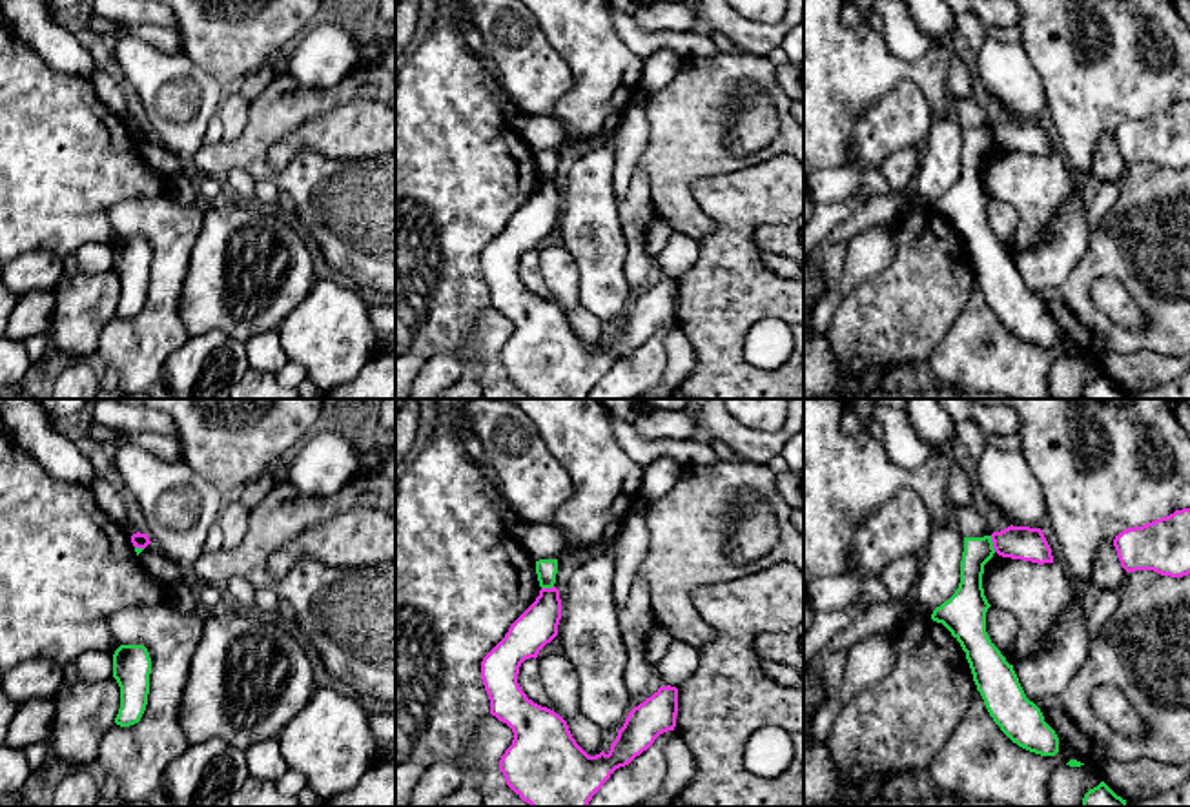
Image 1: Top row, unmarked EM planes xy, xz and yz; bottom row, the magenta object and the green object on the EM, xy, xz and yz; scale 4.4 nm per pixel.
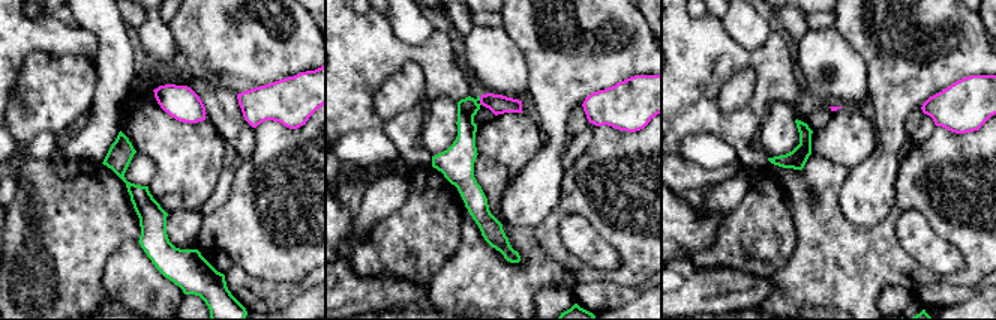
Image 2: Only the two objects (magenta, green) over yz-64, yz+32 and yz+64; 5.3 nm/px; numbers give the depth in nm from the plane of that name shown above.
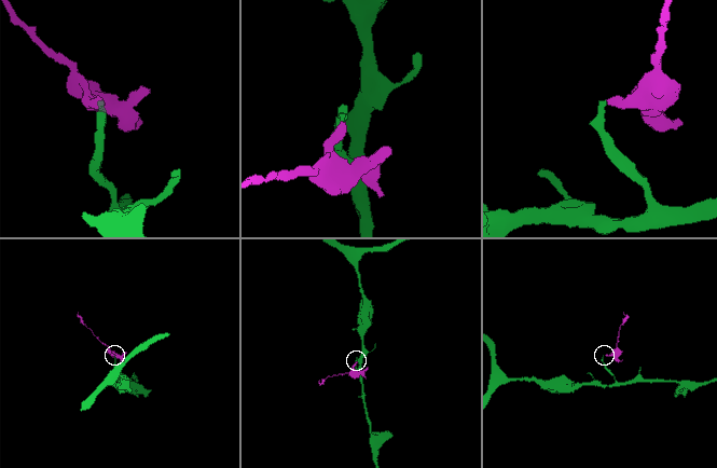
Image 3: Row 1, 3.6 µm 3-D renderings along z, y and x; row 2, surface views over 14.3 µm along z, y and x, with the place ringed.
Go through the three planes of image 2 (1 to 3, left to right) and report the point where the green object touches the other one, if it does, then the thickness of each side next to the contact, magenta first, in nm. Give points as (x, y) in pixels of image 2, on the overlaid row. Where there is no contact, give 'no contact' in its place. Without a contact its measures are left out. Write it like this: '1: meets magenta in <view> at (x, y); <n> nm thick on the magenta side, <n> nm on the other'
1: no contact
2: meets magenta in yz+32 at (480, 98); 110 nm thick on the magenta side, 110 nm on the other
3: no contact

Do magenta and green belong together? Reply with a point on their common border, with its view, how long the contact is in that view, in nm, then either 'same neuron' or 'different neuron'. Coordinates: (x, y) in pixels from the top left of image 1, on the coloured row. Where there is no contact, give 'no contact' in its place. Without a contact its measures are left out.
meets magenta in yz at (994, 543); contact 80 nm long; different neuron

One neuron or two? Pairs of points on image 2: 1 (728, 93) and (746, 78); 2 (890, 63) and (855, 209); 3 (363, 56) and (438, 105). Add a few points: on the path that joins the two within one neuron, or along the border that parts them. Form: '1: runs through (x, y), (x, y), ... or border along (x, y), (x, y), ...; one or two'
1: runs through (732, 92), (741, 83); one
2: runs through (890, 99), (890, 143), (878, 173); one
3: border along (456, 101), (435, 98), (429, 104), (419, 134); two

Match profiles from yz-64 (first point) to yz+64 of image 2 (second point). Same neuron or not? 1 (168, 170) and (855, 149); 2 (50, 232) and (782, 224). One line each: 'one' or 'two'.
1: one
2: one

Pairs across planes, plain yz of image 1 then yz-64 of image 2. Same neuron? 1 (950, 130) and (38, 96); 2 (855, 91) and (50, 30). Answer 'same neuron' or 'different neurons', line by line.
1: different neurons
2: same neuron

